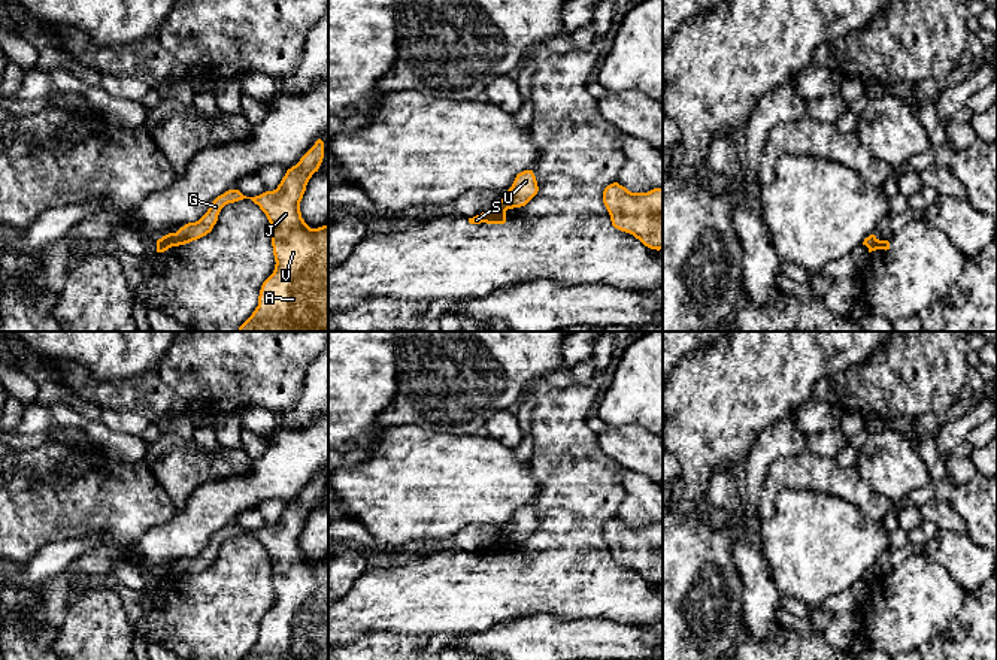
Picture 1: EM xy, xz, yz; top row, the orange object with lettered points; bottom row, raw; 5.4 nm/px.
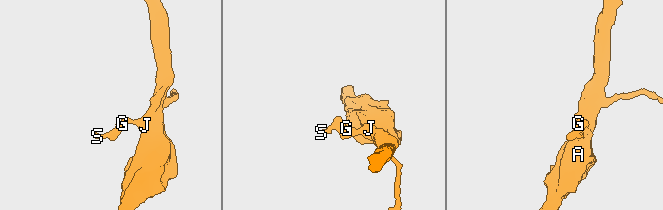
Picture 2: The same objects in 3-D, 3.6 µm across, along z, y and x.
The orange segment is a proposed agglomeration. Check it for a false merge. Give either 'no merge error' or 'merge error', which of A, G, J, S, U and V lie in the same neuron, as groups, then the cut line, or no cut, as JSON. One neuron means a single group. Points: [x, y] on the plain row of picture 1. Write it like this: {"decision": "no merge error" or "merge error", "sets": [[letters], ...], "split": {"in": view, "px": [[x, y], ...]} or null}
{"decision": "merge error", "sets": [["A", "G", "J", "U", "V"], ["S"]], "split": {"in": "xz", "px": [[497, 538], [506, 544]]}}

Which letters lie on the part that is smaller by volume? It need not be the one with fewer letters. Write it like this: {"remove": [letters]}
{"remove": ["S"]}

